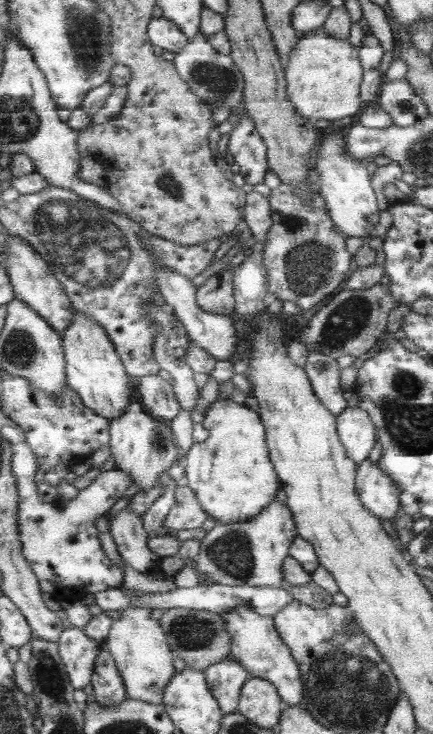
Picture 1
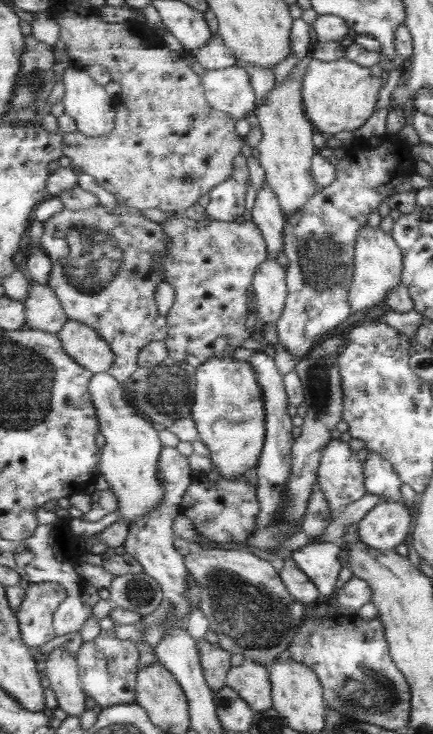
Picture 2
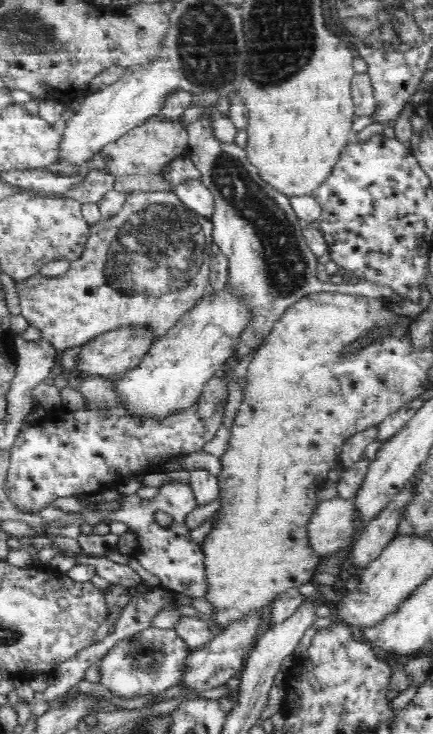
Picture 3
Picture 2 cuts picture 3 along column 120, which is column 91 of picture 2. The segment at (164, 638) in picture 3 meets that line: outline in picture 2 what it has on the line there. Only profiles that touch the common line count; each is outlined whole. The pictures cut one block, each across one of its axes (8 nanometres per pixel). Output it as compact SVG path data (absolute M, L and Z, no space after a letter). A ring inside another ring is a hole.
M112 632L108 637L99 636L93 642L84 642L76 659L80 666L80 679L85 692L101 708L121 704L135 704L137 700L137 677L141 667L137 646L127 640L116 638Z

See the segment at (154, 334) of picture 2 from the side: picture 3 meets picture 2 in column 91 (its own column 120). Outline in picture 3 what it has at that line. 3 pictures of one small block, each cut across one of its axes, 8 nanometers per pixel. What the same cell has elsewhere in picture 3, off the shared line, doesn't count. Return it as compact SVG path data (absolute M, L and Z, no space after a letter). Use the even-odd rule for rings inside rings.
M132 191L120 212L90 228L83 255L71 263L66 274L45 277L38 273L16 284L20 314L58 351L81 347L103 332L130 324L150 323L157 339L209 291L211 267L207 264L213 256L212 242L212 220L188 208L174 191Z

